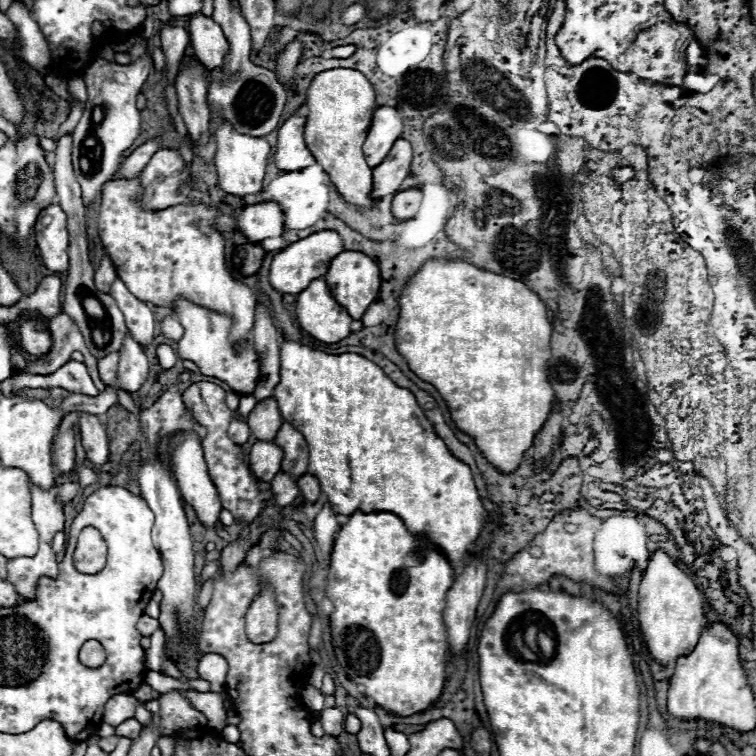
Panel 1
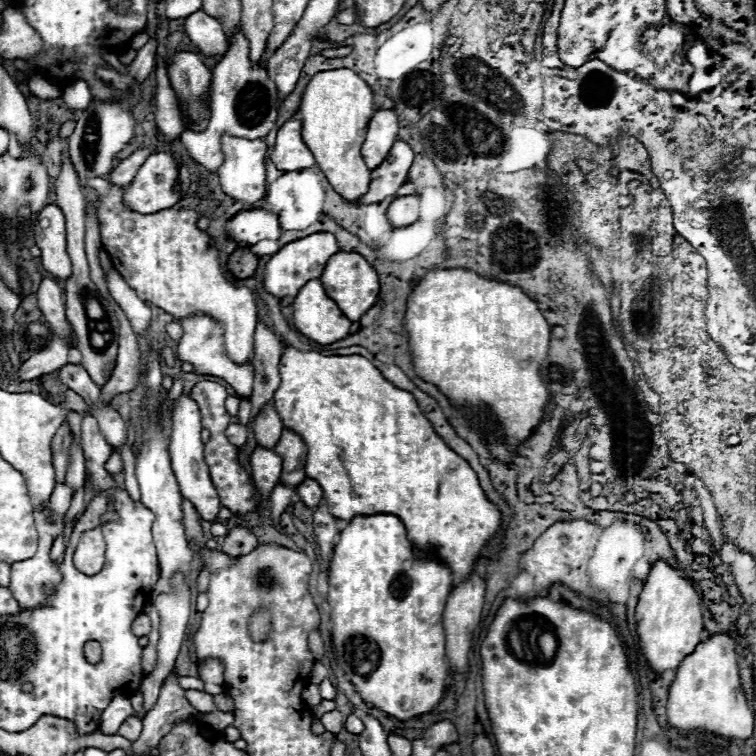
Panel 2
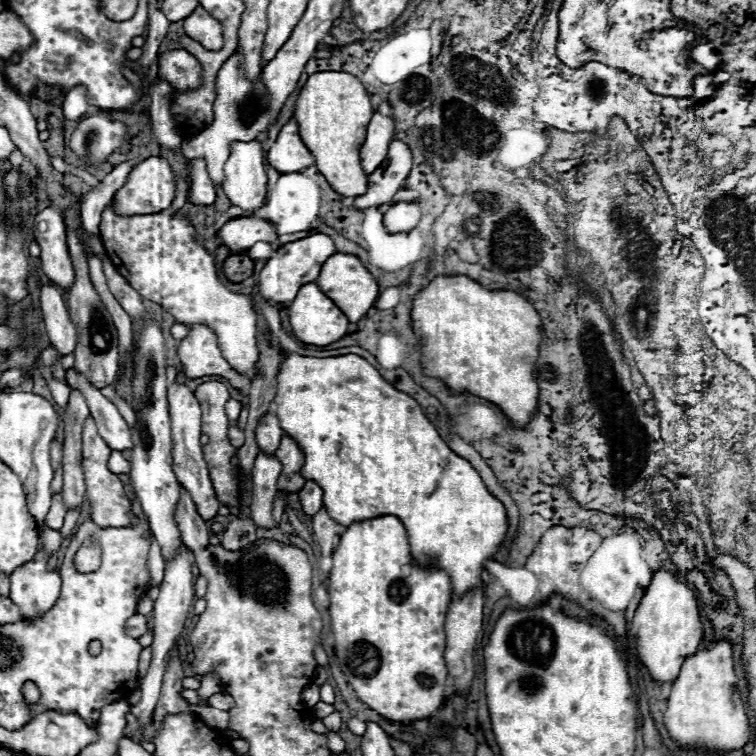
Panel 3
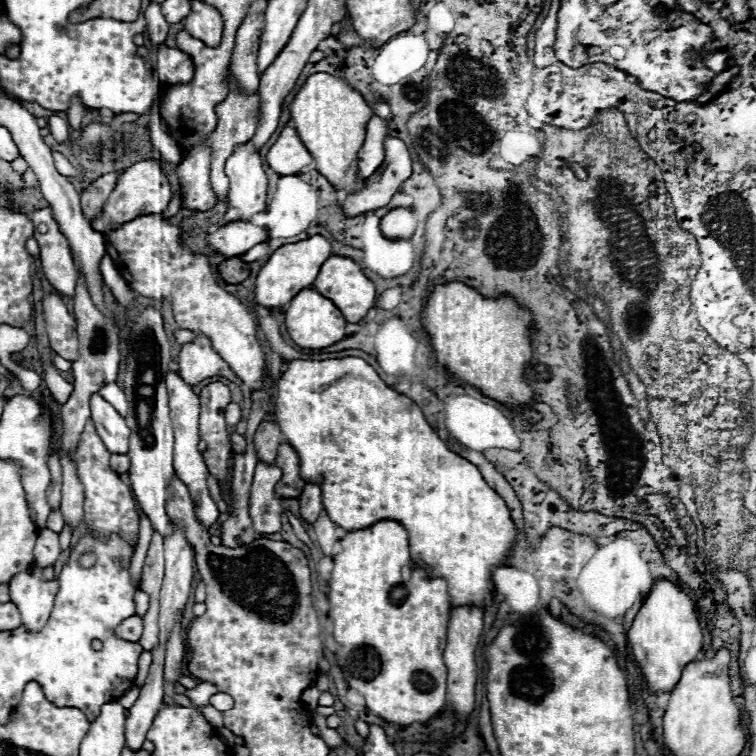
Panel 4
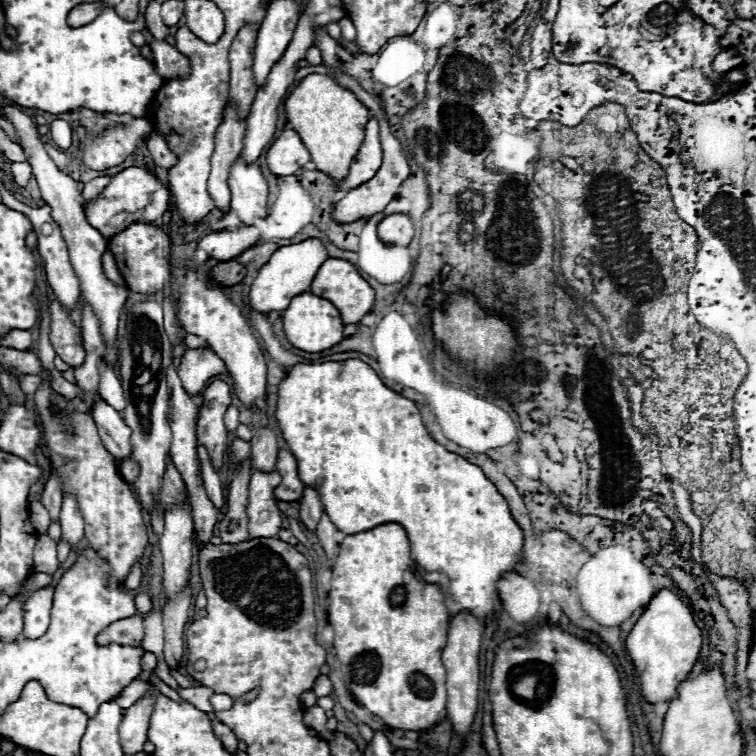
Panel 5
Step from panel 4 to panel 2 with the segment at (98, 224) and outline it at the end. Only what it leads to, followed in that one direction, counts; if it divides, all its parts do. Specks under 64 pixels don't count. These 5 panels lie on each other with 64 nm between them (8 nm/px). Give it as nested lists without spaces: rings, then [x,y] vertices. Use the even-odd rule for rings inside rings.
[[[166,152],[150,154],[136,178],[124,190],[124,204],[140,214],[154,214],[180,202],[182,188],[174,158]]]

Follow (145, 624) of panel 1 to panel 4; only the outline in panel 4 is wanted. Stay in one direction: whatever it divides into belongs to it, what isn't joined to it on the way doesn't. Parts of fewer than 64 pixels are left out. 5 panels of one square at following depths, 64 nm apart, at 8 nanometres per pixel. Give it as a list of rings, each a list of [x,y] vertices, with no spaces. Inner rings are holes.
[[[132,616],[120,622],[120,626],[116,626],[116,636],[126,642],[138,642],[142,636],[142,616]]]

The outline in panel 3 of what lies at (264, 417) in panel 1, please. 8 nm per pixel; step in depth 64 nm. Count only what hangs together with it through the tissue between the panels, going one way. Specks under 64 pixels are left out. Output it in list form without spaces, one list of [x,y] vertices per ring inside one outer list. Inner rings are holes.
[[[270,412],[266,416],[262,416],[262,420],[256,428],[256,442],[258,442],[260,452],[272,456],[278,450],[278,444],[282,440],[282,436],[284,436],[284,432],[278,424],[278,418]]]

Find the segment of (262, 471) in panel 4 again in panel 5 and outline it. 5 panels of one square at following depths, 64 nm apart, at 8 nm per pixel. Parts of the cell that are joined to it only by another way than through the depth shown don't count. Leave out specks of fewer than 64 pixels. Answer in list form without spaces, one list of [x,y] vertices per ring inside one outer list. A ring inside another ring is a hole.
[[[254,472],[248,484],[248,536],[270,538],[276,536],[282,526],[282,516],[276,506],[274,488],[280,484],[278,472]]]

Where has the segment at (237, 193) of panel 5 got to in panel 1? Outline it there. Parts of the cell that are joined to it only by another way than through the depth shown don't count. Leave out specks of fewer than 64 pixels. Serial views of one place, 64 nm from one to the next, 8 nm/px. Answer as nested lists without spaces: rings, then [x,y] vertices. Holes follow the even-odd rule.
[[[226,122],[220,124],[216,130],[216,144],[218,144],[216,170],[218,170],[220,188],[232,196],[250,196],[250,194],[262,192],[262,178],[266,170],[266,158],[270,152],[270,144],[264,138],[238,134]]]

